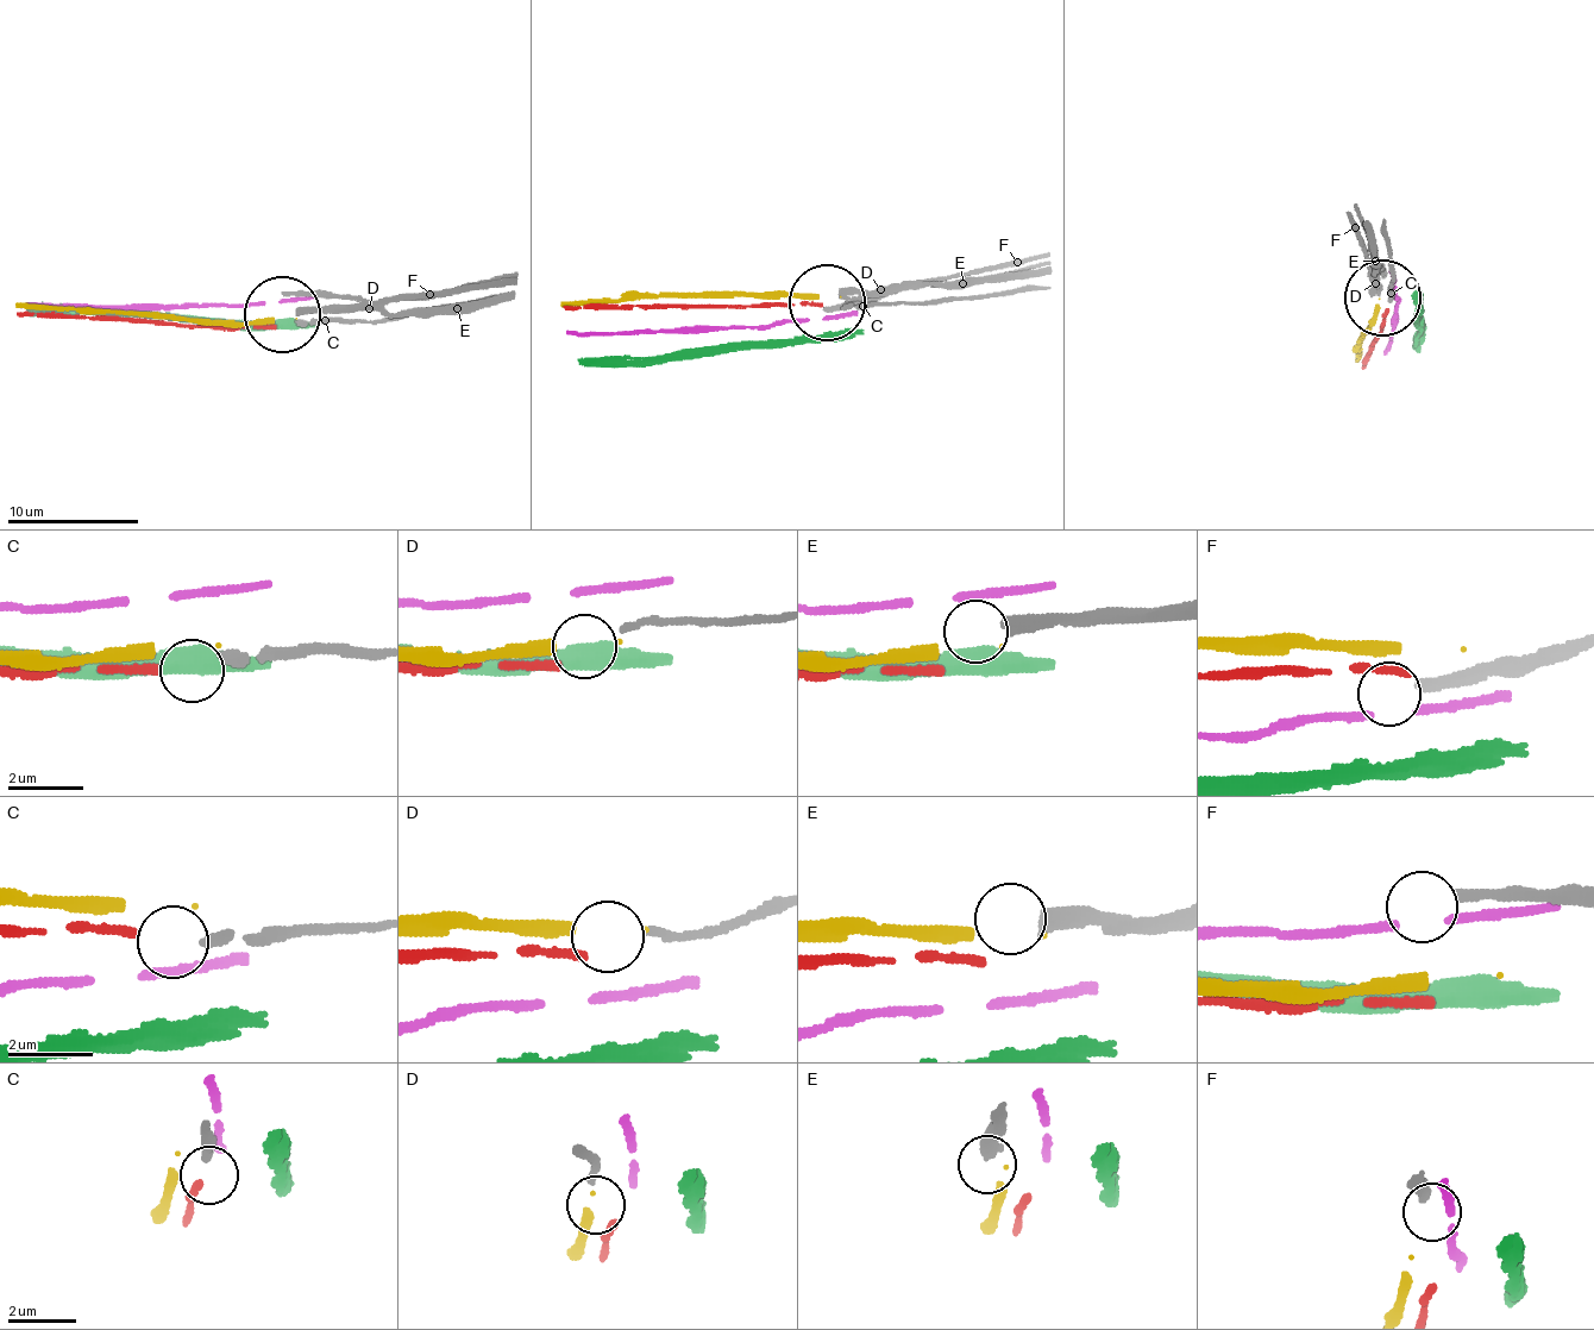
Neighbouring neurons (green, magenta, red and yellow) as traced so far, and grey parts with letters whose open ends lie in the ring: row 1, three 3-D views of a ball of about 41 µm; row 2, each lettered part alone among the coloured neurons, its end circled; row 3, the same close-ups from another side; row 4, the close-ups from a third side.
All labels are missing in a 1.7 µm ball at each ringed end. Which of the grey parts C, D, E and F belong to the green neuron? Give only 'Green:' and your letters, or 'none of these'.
Green: none of these

